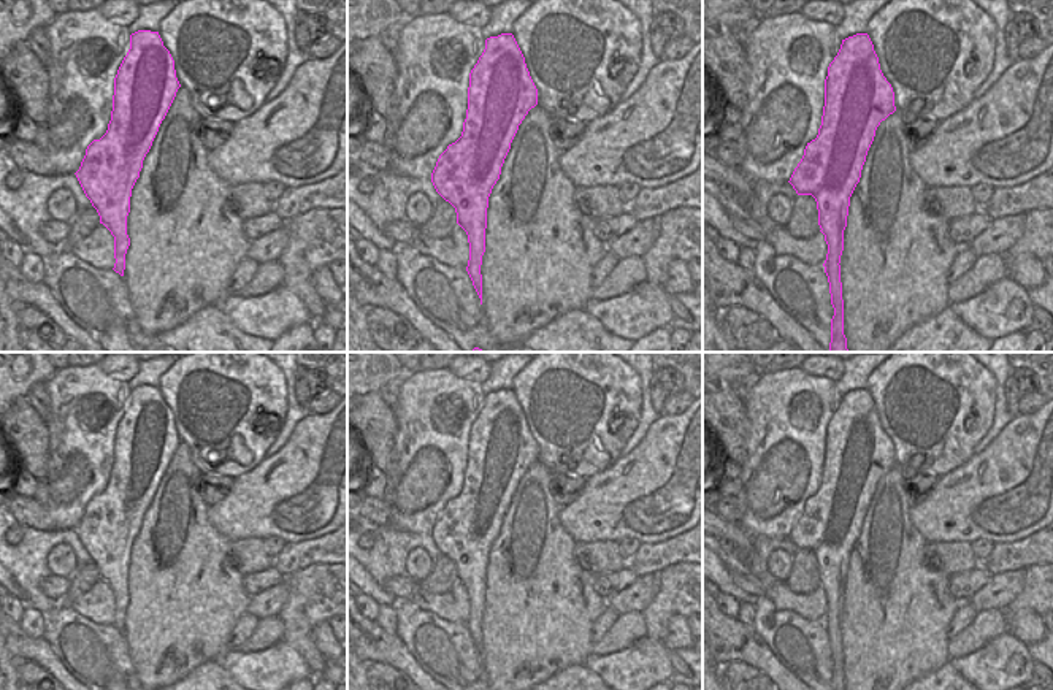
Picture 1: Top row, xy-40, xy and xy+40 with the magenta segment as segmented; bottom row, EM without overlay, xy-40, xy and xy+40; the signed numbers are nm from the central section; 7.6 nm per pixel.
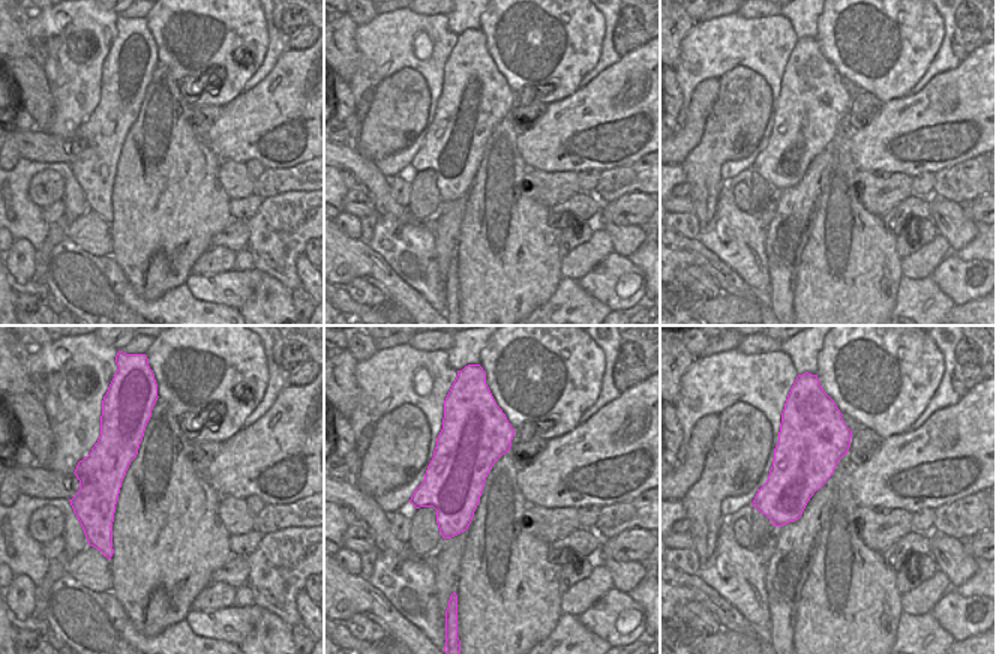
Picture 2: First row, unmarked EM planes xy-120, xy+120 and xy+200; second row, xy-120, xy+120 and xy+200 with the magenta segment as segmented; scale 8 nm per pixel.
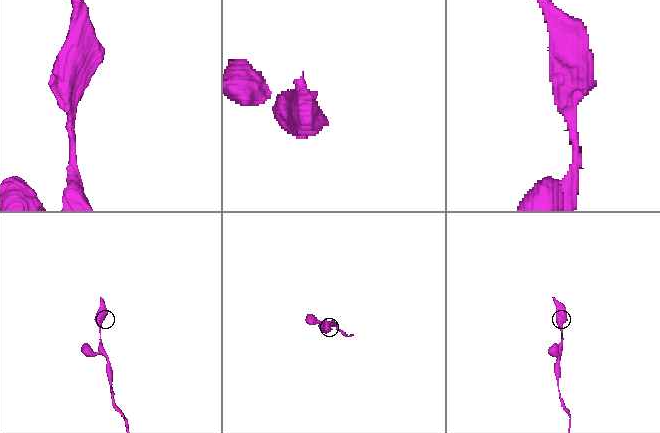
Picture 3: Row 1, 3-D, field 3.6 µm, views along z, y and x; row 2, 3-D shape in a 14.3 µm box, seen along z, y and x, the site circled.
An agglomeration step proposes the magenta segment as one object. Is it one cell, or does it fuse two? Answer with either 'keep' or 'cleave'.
keep

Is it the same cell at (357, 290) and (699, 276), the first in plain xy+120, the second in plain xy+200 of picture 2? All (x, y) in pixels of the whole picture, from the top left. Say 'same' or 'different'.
same

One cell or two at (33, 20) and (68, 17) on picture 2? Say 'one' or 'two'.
two

